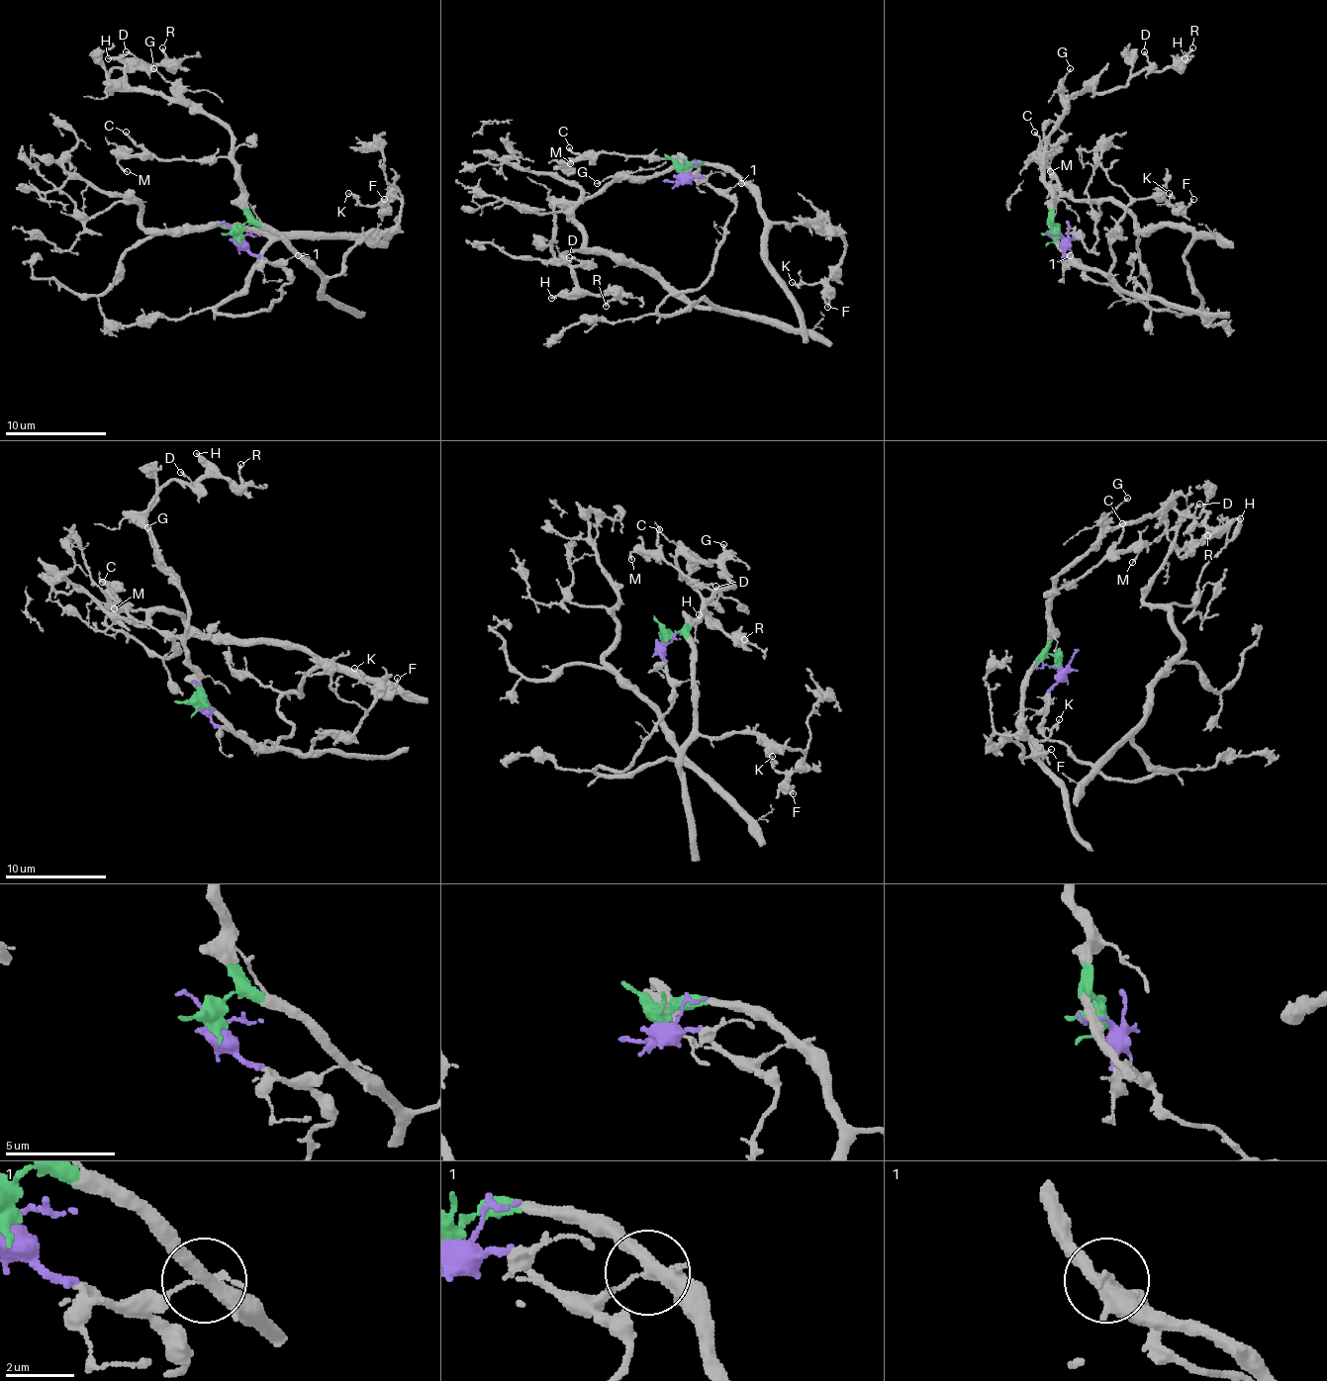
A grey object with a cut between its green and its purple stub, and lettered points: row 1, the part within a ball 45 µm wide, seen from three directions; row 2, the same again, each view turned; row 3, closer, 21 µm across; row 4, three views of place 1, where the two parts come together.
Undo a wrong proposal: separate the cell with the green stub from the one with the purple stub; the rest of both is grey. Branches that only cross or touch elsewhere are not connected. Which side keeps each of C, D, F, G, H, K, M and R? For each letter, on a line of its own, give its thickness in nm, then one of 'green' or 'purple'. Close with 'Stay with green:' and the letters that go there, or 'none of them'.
C: 160 nm thick; green
D: 170 nm thick; green
F: 170 nm thick; green
G: 130 nm thick; green
H: 200 nm thick; green
K: 190 nm thick; green
M: 160 nm thick; green
R: 180 nm thick; green
Stay with green: C, D, F, G, H, K, M, R

